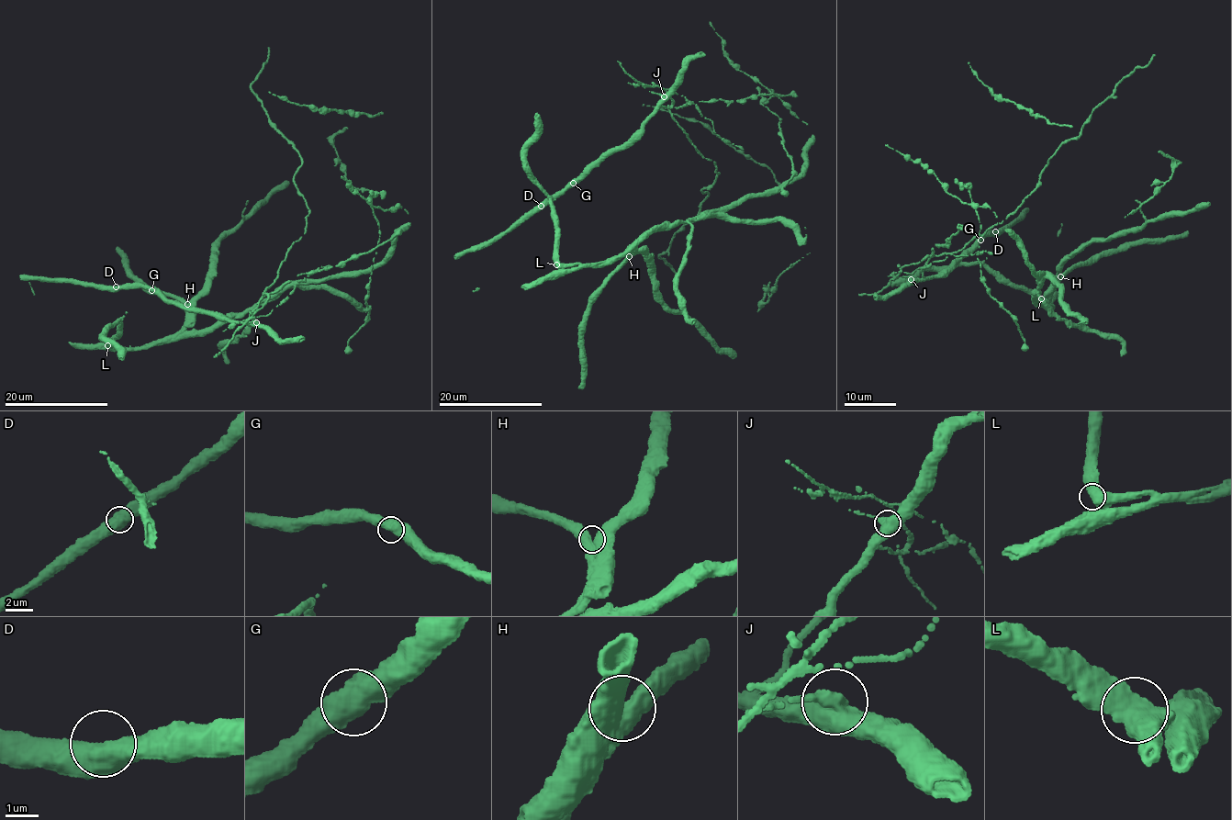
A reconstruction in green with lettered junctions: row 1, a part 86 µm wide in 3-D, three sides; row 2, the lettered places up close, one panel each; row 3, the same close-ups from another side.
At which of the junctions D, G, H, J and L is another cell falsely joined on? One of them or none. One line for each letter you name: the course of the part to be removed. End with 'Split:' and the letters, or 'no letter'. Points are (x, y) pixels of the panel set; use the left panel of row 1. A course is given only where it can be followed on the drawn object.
J: Course of the part to remove: (257, 322), (243, 324), (267, 297), (263, 292), (309, 212), (294, 182), (302, 157), (251, 88), (268, 48)
Split: J

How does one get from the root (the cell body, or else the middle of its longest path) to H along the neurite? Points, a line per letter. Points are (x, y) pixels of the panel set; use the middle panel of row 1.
H: (561, 263), (614, 261), (627, 252), (629, 256)

